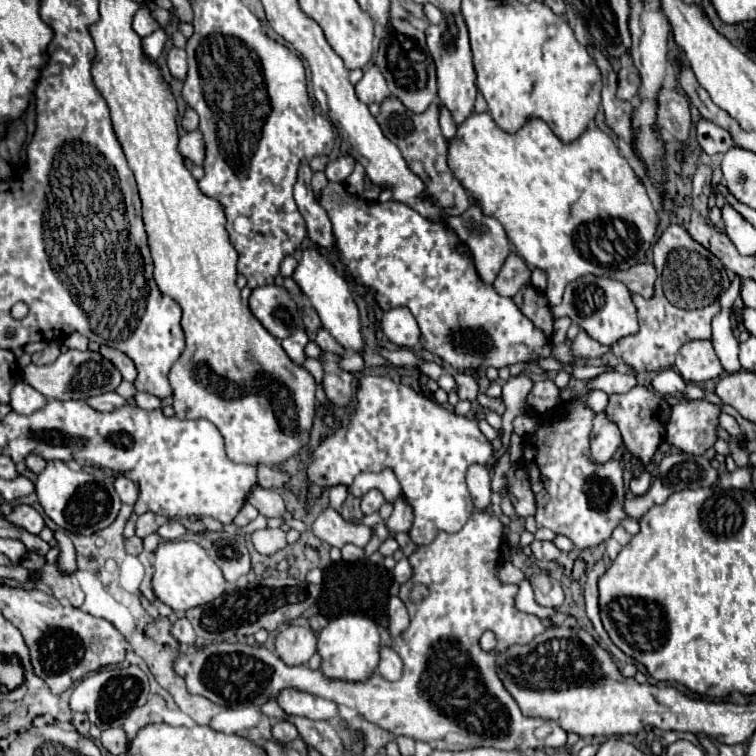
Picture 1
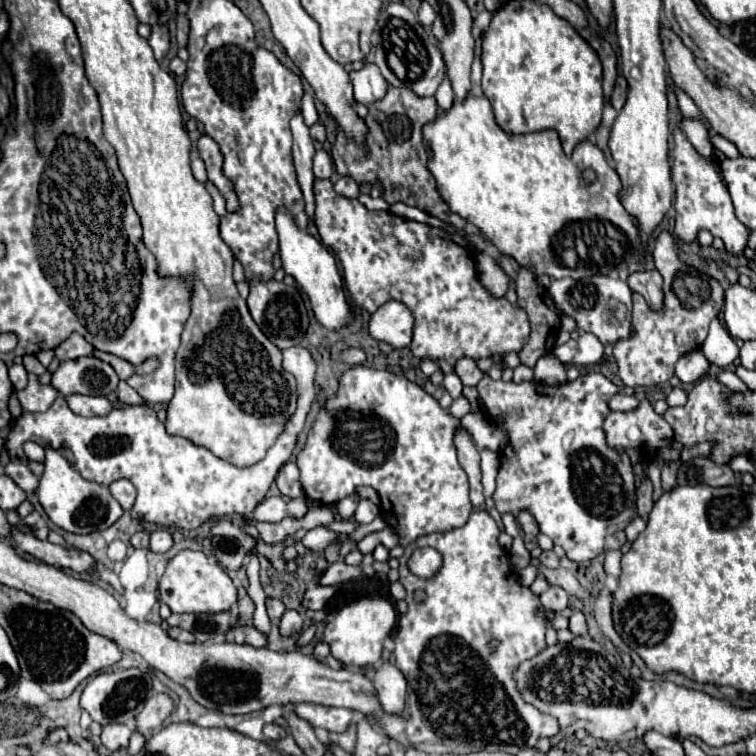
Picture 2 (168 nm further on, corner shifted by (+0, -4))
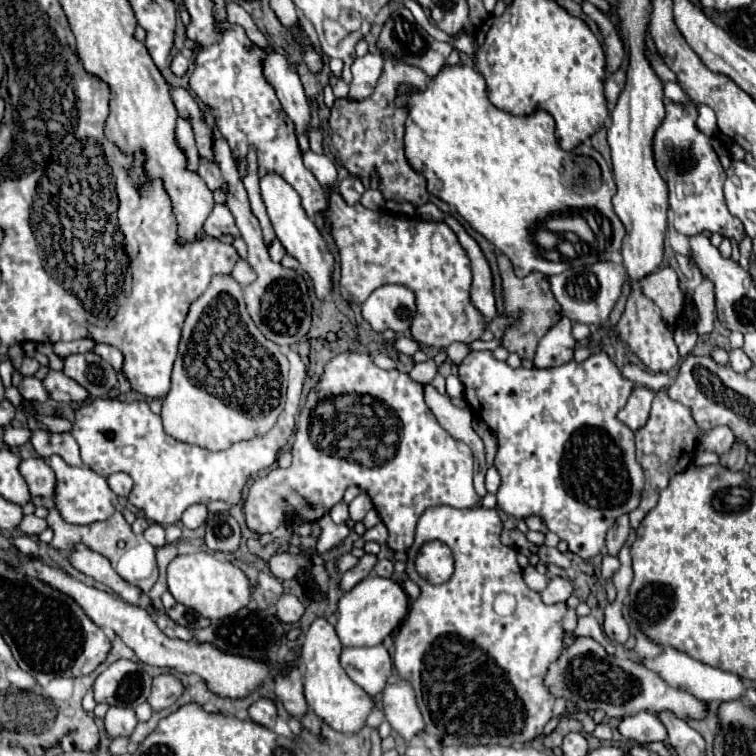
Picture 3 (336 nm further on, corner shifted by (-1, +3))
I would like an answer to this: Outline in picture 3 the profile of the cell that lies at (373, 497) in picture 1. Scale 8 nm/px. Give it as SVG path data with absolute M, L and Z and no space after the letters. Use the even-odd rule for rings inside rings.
M359 494L351 504L349 504L349 516L353 522L361 522L363 516L373 508L373 502L367 494Z

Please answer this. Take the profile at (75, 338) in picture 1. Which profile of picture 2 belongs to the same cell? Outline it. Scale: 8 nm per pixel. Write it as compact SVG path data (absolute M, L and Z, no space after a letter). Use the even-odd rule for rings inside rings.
M78 333L70 335L62 345L58 345L54 349L54 353L56 353L56 357L60 361L68 361L68 359L78 359L78 357L84 357L84 355L92 355L92 351L94 351L94 347L86 339L82 339L82 335L78 335Z

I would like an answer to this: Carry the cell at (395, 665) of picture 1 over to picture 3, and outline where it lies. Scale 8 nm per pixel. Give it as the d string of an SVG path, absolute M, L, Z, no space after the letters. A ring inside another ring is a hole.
M399 680L397 684L387 684L383 692L383 706L385 718L389 720L393 732L397 732L405 742L417 738L417 734L423 732L423 716L409 682Z

